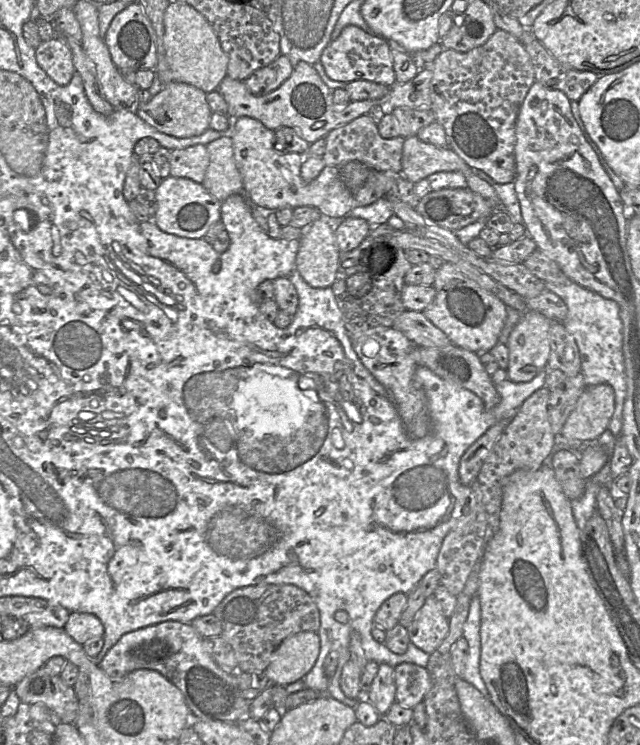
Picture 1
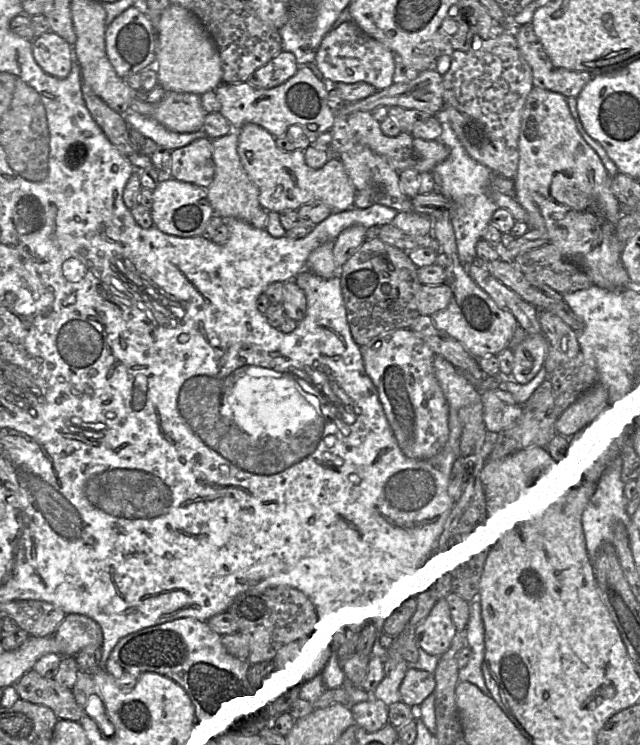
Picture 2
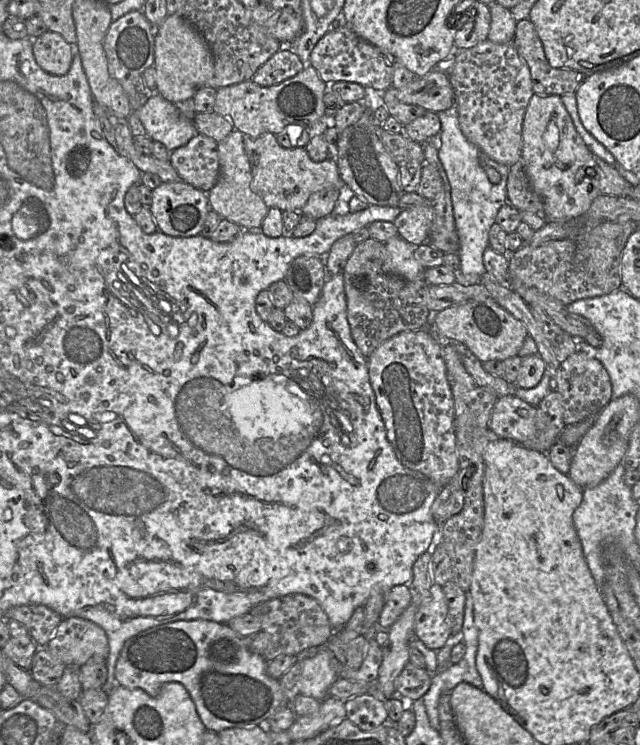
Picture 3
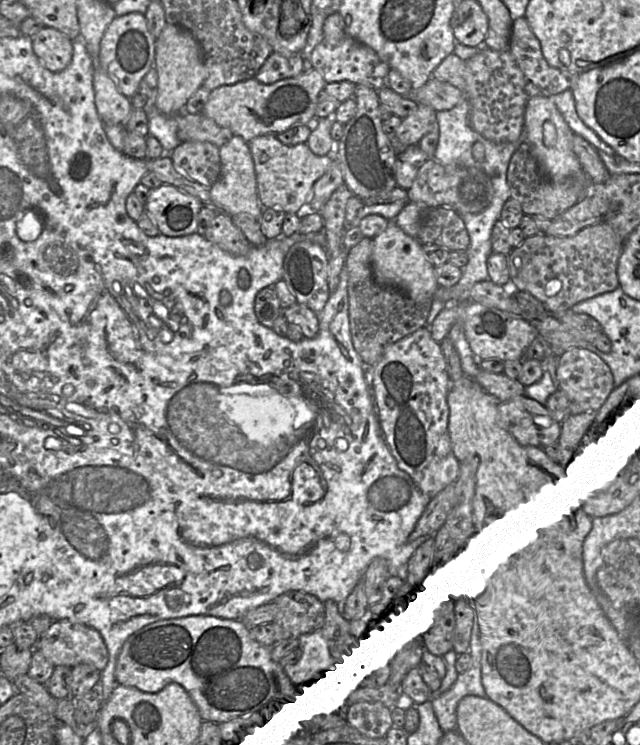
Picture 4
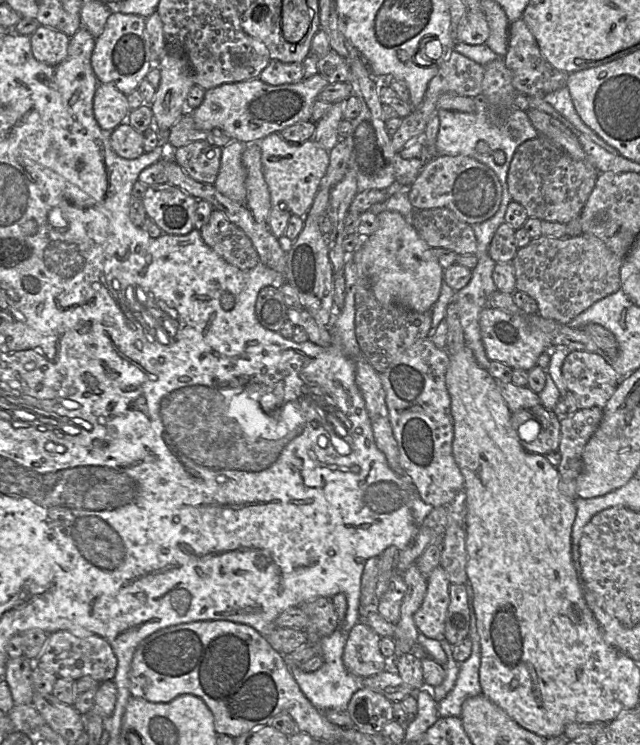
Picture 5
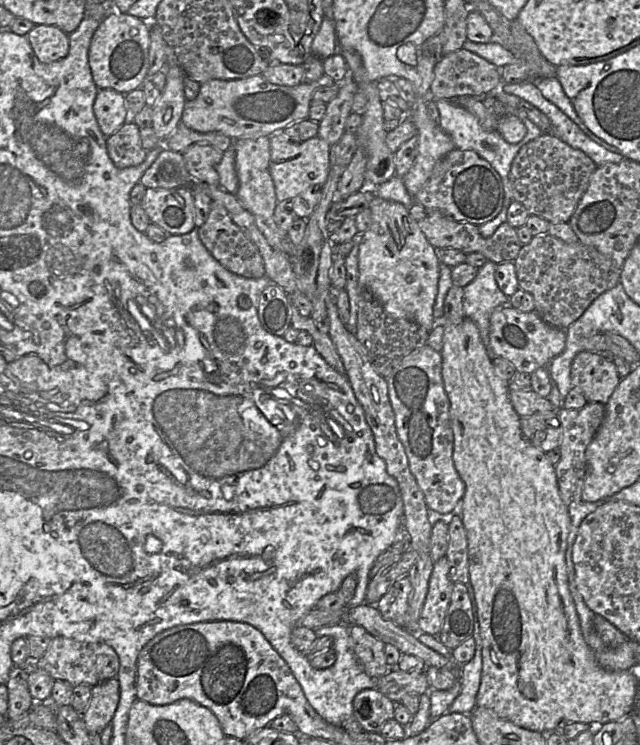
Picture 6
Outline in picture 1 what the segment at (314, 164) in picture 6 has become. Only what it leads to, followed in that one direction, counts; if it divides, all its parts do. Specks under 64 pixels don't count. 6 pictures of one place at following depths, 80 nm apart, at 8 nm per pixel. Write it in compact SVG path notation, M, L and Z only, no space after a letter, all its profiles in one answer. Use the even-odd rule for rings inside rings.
M250 117L236 120L230 132L234 158L241 174L244 195L254 206L263 211L276 211L279 208L312 206L332 222L346 217L356 206L354 194L344 185L339 176L339 167L325 166L316 179L307 183L301 177L304 156L298 153L279 153L274 149L274 131L260 121Z

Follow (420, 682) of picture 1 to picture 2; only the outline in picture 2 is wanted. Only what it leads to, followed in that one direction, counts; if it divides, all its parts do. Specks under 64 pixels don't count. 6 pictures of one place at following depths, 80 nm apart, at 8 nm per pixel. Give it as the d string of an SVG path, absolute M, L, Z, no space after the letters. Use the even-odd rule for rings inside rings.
M415 667L405 670L399 684L399 700L414 709L417 713L419 705L432 693L436 687L432 673Z

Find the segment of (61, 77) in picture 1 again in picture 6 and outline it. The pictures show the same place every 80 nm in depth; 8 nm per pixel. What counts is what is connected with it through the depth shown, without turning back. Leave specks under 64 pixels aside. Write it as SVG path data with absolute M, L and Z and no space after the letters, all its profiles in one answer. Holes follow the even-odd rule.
M35 25L26 35L36 55L42 63L52 63L67 56L69 37L56 26Z

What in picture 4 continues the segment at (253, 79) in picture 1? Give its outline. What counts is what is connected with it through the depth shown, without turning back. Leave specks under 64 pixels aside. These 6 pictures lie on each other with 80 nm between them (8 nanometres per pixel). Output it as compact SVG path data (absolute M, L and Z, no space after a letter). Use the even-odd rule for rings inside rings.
M272 52L260 67L254 79L262 84L272 84L277 81L298 76L304 70L304 59L301 54L284 56Z

